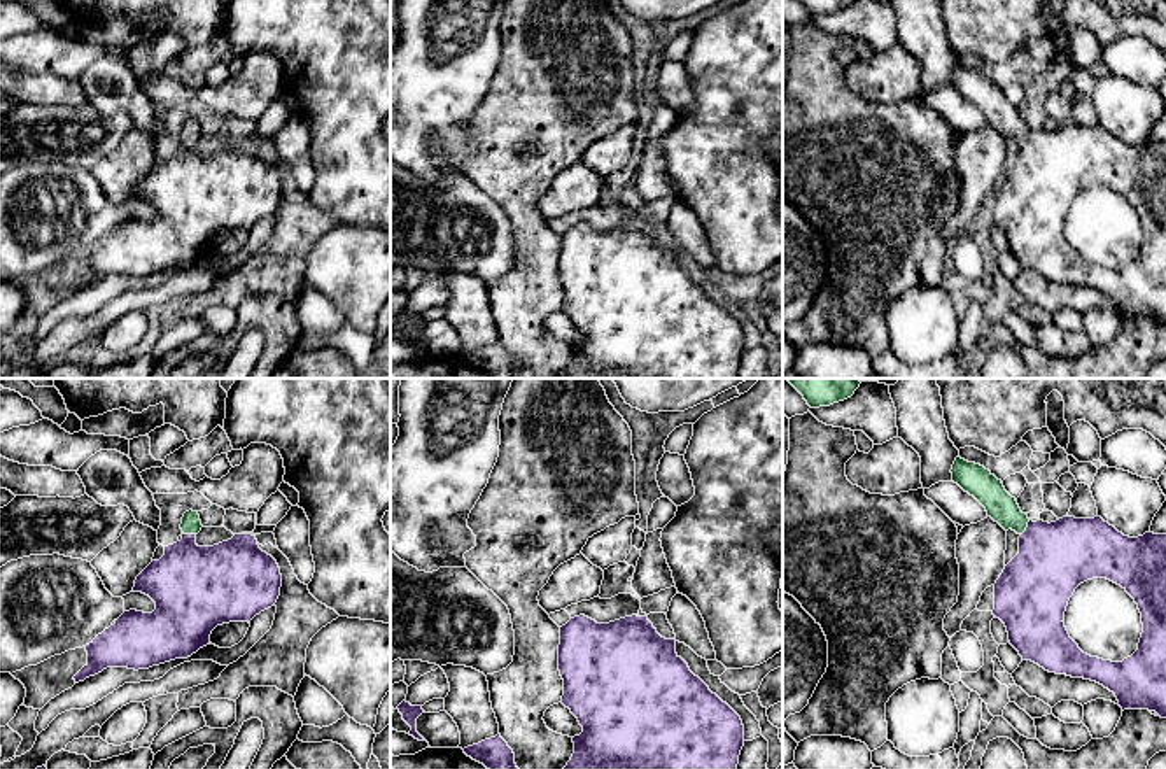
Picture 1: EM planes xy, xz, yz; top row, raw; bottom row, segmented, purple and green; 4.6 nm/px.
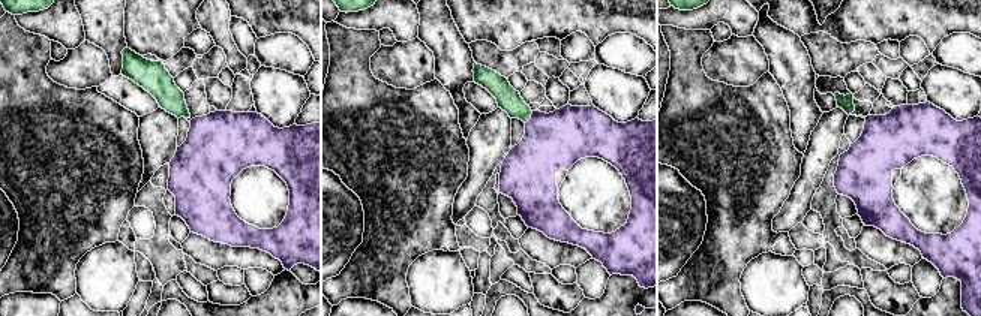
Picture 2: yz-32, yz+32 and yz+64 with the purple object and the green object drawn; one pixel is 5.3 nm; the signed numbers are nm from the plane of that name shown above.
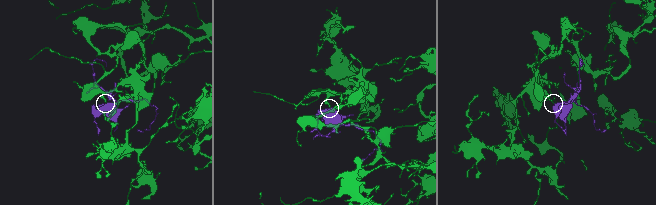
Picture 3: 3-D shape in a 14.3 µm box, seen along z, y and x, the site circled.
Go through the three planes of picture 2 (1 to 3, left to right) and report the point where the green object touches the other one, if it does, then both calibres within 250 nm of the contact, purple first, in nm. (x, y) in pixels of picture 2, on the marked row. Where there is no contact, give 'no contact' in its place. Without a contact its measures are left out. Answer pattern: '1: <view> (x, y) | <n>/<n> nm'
1: no contact
2: yz+32 (531, 117) | 320/120 nm
3: no contact

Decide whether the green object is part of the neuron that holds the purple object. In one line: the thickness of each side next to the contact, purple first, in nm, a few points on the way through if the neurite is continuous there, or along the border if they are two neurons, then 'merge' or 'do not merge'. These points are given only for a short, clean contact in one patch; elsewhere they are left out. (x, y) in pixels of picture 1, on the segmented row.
calibres 320 and 140 nm; way yz (1054, 559), (1026, 528), (990, 491); merge

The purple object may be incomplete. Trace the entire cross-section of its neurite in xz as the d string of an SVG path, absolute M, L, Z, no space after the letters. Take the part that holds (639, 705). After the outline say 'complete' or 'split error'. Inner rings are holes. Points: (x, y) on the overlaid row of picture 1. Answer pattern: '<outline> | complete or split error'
M585 615L571 618L560 627L558 671L564 680L562 704L571 709L583 727L583 732L572 737L574 753L564 769L737 769L744 746L741 716L690 671L688 664L676 653L676 639L662 638L648 617L632 615L609 624L597 624Z | complete

